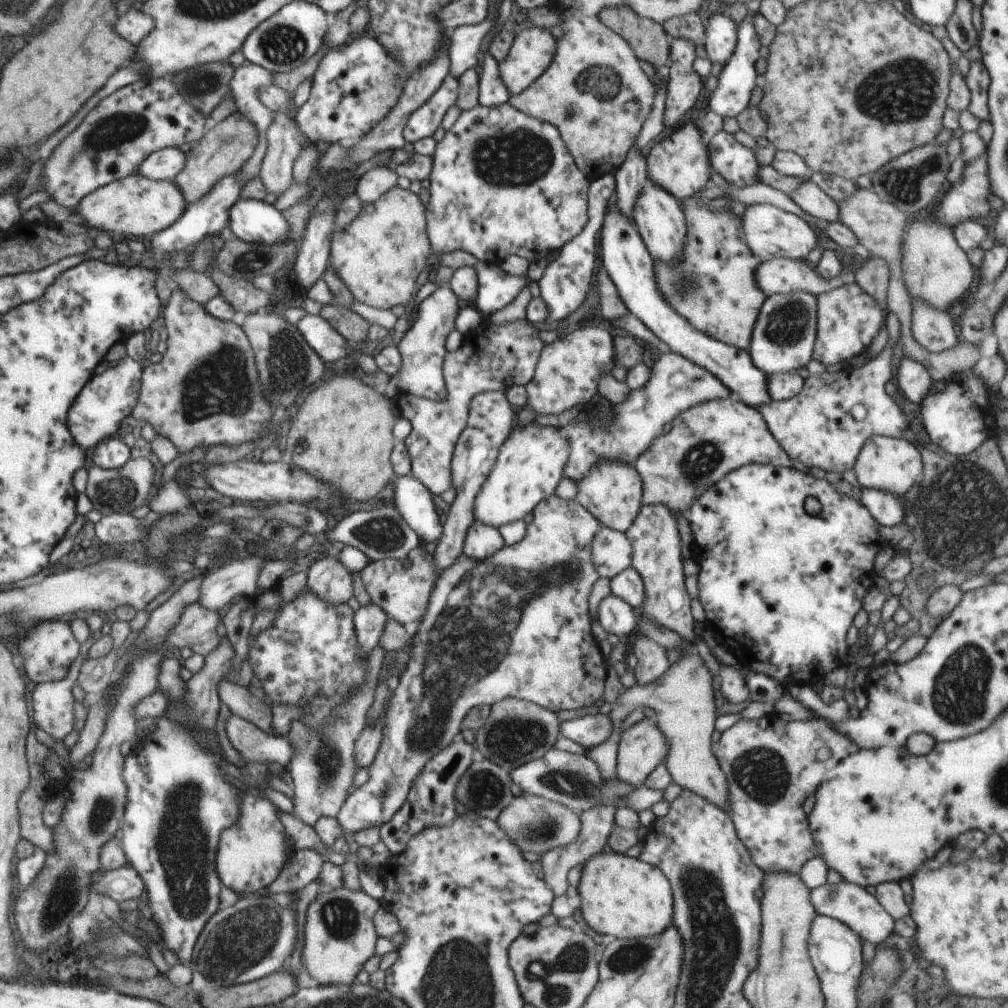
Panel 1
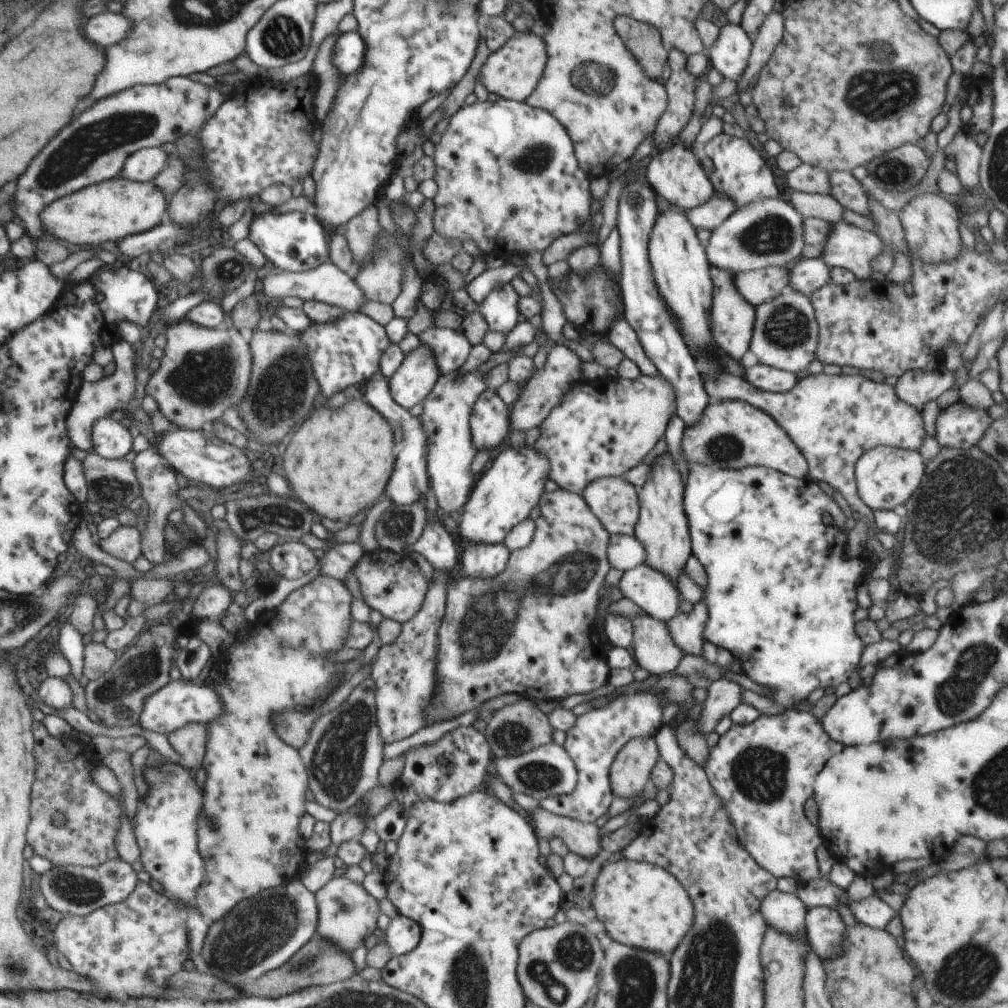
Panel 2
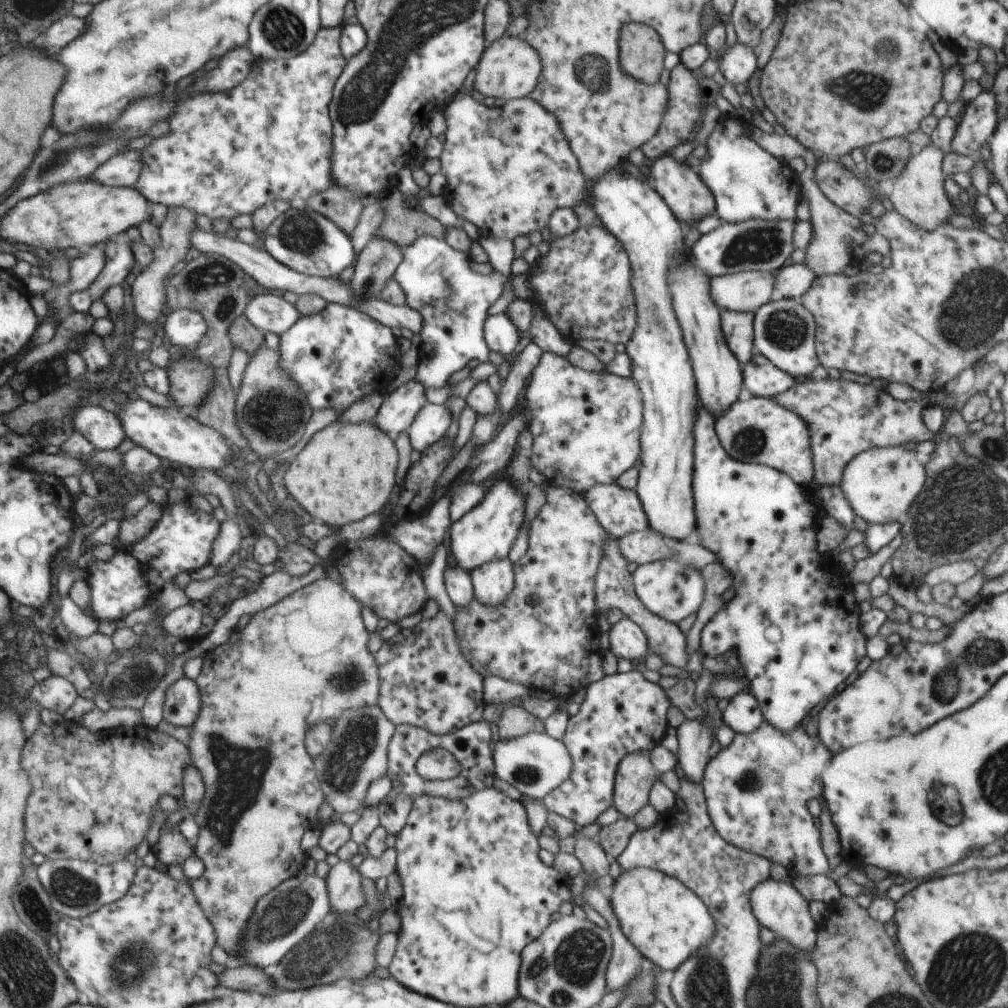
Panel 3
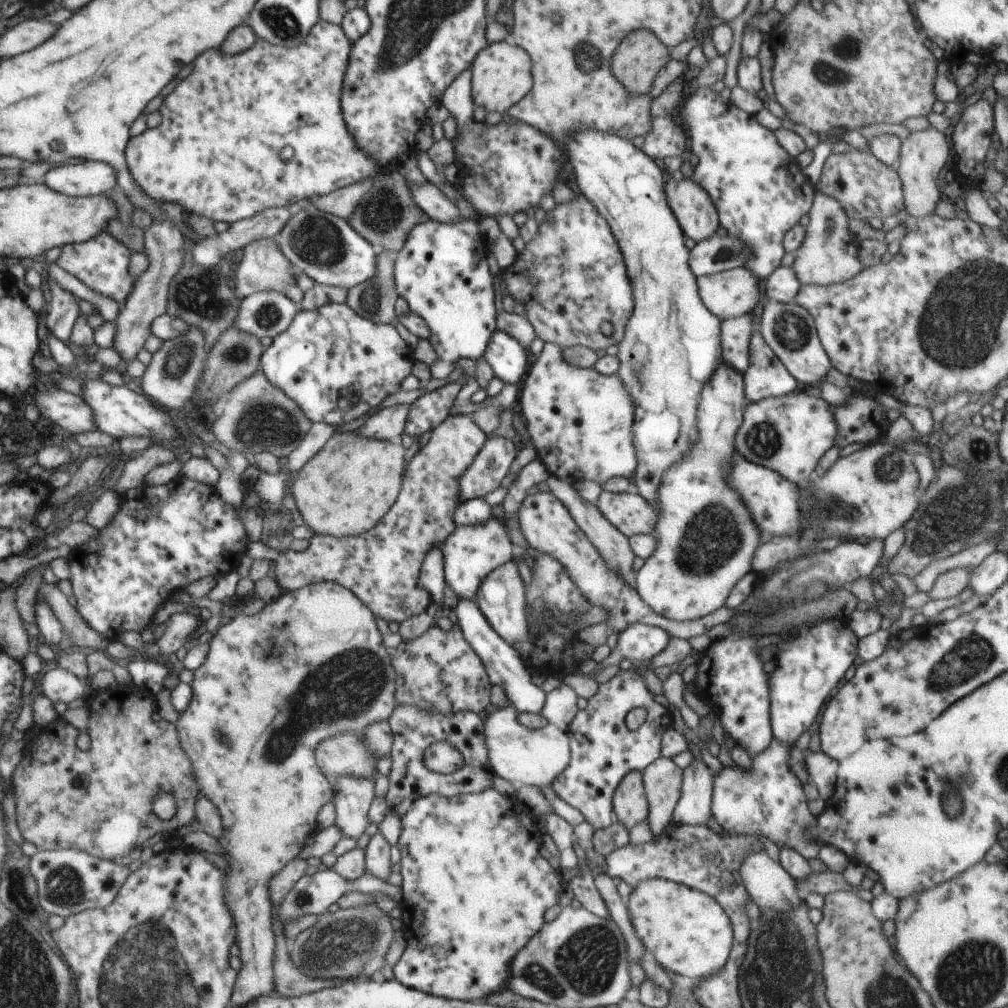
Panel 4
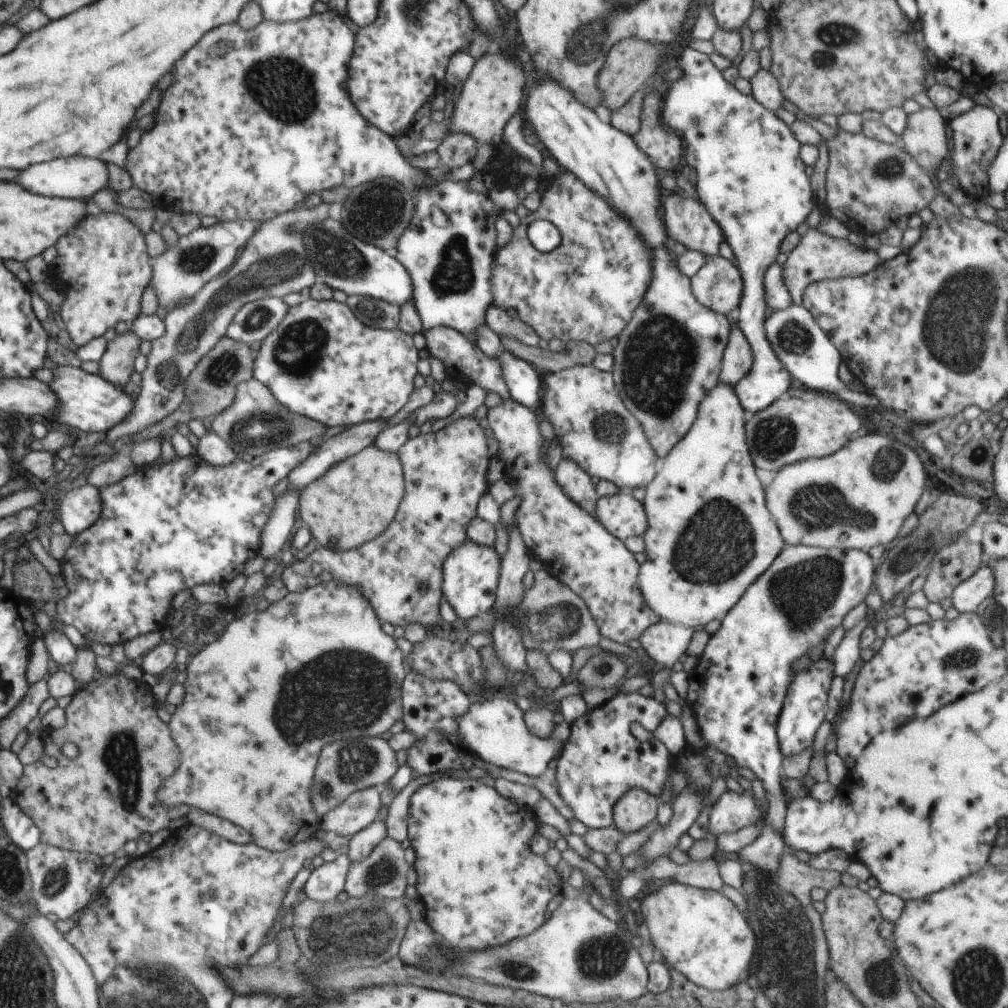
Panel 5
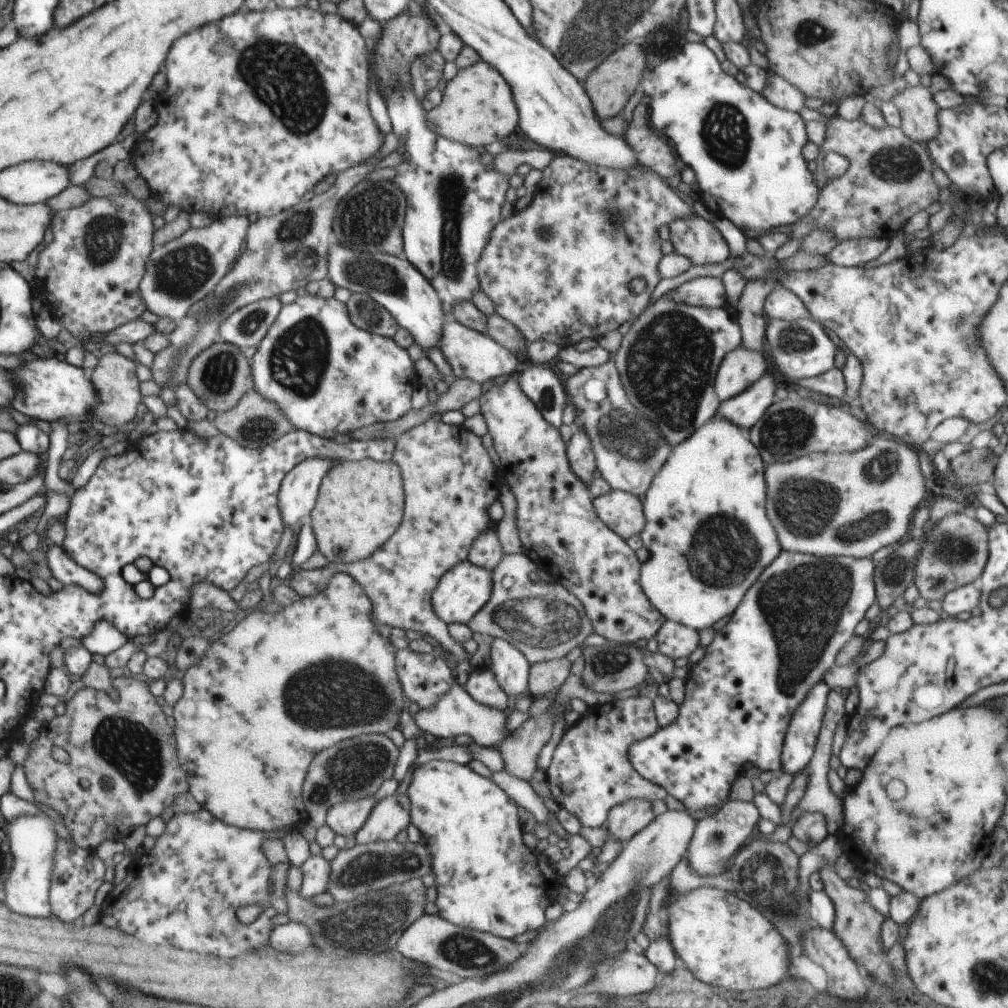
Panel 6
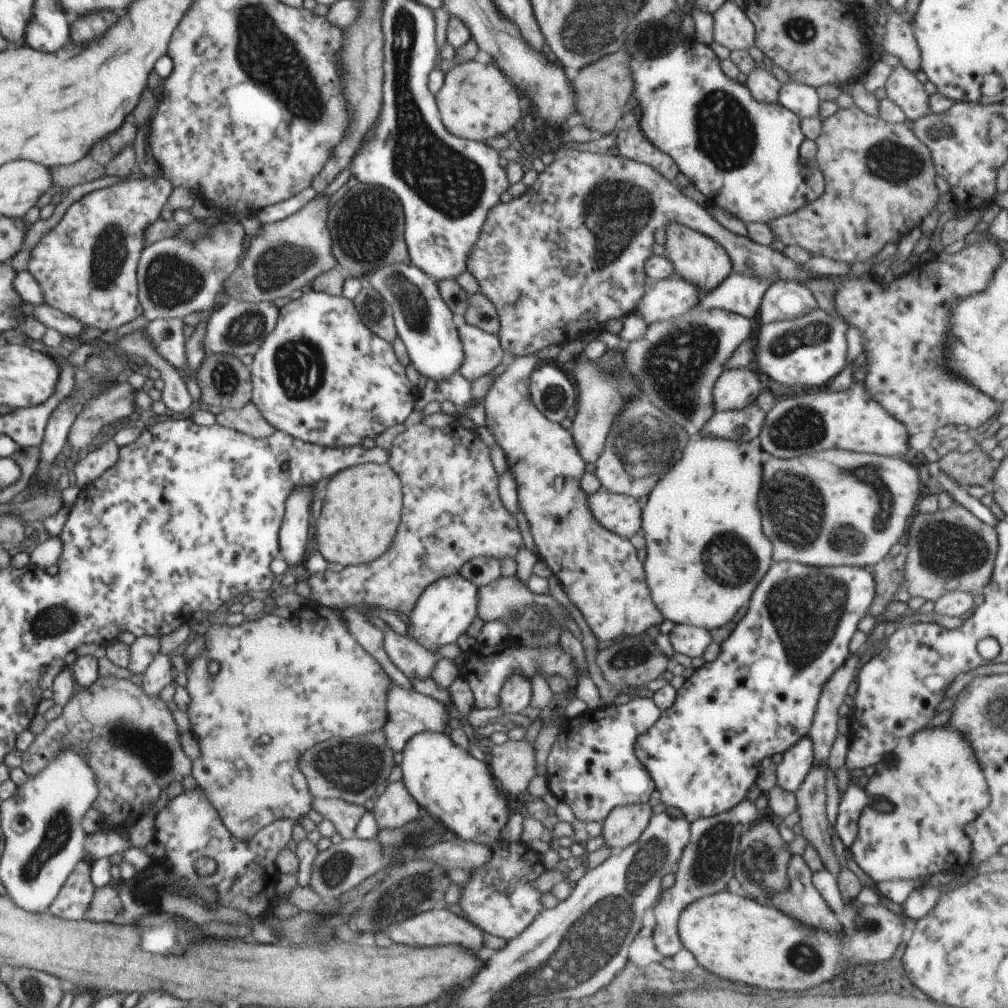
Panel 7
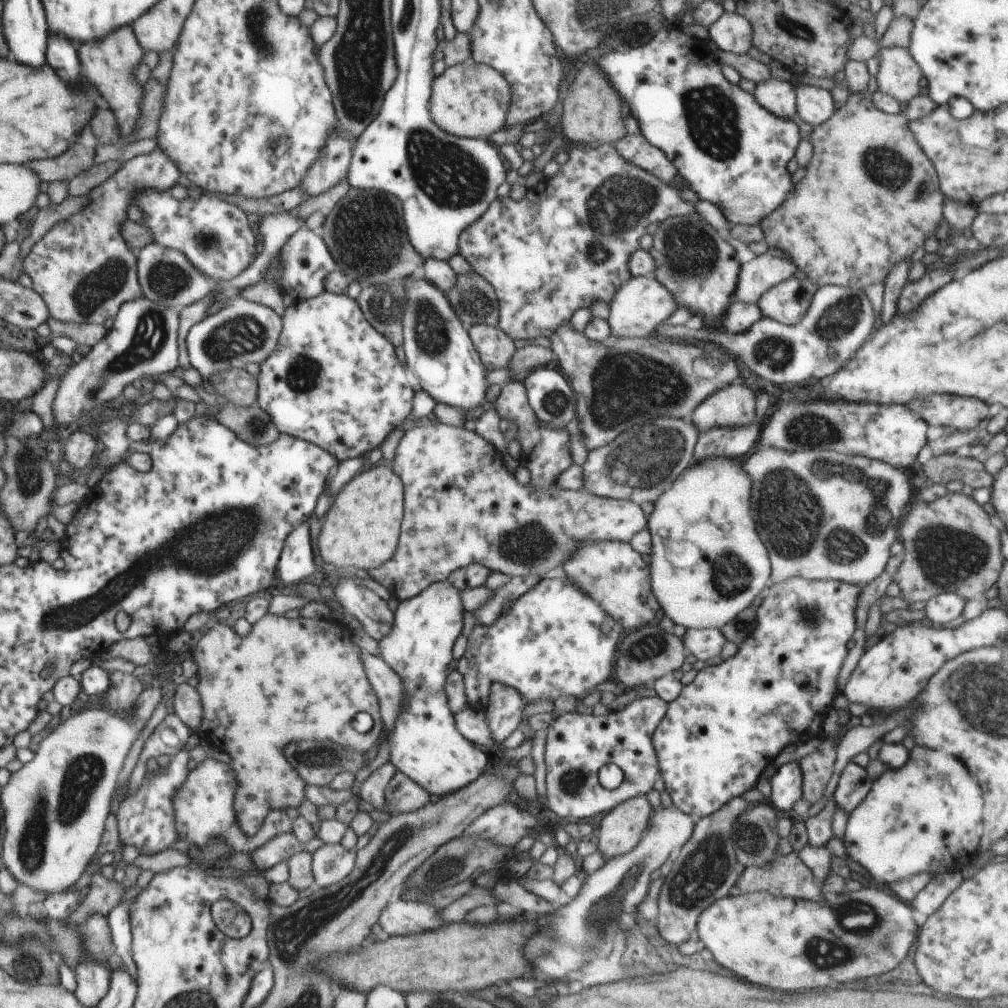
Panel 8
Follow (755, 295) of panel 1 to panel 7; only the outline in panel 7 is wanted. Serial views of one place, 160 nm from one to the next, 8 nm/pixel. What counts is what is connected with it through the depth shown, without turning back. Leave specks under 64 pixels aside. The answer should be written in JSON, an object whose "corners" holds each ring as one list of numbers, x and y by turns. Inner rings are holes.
{"corners":[[754,367,726,369,713,386,716,411,736,410,754,403,760,395,759,372]]}

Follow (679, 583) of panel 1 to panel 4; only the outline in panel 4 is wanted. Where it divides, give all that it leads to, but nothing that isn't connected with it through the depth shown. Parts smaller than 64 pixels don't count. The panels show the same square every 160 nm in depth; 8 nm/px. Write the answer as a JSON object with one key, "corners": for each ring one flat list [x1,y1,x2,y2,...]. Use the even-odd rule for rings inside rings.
{"corners":[[585,130,571,131,567,137,567,142,562,143,570,164,566,178,577,189,580,194,584,195,594,206,595,209,606,218,606,222,610,224,614,236,618,238,618,244,622,248,622,256,626,262,626,270,630,274,630,282,632,282,632,290,634,290,634,306,632,316,625,326,625,337,618,344,617,357,619,360,619,369,617,375,623,380,623,385,630,393,635,406,635,415,633,422,633,445,636,449,637,467,633,474,635,486,633,491,637,492,646,502,649,502,654,510,658,510,657,503,659,502,659,488,662,482,663,474,671,465,677,463,679,459,691,450,691,447,699,439,697,406,699,405,702,386,708,382,708,379,713,375,717,366,722,362,722,345,721,345,721,320,714,316,704,306,699,295,697,277,689,267,689,249,684,245,684,231,680,228,678,220,674,218,672,210,668,208,666,202,664,174,660,168,654,163,644,151,636,148,632,141,620,138,618,135,610,134,609,132,602,133,601,131]]}

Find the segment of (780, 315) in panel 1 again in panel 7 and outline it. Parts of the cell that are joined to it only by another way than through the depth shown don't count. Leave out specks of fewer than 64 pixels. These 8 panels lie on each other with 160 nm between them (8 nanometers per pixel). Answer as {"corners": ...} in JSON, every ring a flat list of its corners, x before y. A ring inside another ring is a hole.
{"corners":[[819,307,803,317,789,321,762,323,757,332,758,341,754,342,756,360,754,368,780,384,798,386,802,390,825,388,846,366,847,356,850,352,846,336,848,328,850,328,849,324,835,310,830,315]]}

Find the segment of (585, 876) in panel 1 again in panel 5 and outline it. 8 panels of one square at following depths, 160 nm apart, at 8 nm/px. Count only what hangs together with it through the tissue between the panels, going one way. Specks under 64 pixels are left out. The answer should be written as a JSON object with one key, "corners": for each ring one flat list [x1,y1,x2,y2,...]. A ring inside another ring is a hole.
{"corners":[[670,882,655,888,646,896,641,896,640,912,650,932,651,944,660,950,664,960,672,968,683,974,690,982,710,990,726,990,748,976,756,944,754,932,741,916,738,907,724,897,722,892]]}

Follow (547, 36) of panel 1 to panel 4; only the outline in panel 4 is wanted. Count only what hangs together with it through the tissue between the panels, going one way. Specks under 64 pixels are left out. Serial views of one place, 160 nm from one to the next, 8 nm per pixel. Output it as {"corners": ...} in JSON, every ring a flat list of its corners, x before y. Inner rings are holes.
{"corners":[[509,40,489,43,486,48,478,53,470,69,472,98,475,104,483,106,486,112,499,112,501,115,504,115,509,108,520,102,530,92,533,85,533,64,530,55,526,50,514,45]]}

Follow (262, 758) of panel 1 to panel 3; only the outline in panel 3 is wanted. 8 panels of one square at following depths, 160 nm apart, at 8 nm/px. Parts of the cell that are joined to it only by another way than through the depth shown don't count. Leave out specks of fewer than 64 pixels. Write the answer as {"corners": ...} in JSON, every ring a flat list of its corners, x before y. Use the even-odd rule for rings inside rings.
{"corners":[[180,677,165,690,163,719,166,722,189,729,198,718,200,709,201,694,196,681]]}

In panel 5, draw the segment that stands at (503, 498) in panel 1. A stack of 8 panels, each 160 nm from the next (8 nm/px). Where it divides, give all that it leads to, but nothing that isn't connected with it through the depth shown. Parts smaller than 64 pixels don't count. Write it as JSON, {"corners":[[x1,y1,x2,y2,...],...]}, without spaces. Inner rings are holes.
{"corners":[[468,538,446,557,442,569,441,589,443,596,454,608,460,621,484,616,493,608,496,585,500,576,501,558,494,547,479,545]]}

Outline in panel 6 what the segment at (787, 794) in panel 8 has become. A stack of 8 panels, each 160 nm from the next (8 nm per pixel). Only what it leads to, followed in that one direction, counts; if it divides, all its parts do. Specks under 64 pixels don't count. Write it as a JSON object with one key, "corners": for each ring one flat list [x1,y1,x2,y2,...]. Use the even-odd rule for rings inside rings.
{"corners":[[818,681,792,713,781,752,781,771,800,773,814,758,830,687]]}

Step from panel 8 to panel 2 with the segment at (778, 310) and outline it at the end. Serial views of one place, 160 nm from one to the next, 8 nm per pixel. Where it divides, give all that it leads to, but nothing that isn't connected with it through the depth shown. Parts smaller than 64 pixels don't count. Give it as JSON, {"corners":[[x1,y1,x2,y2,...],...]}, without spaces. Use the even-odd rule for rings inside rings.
{"corners":[[822,257,800,258,790,265,790,272,789,286,807,297,831,280,830,268]]}

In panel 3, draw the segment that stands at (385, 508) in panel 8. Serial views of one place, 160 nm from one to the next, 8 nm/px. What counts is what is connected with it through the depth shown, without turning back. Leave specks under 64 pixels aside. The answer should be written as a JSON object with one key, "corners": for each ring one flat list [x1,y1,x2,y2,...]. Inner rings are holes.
{"corners":[[333,421,313,434,301,452,287,465,287,492,314,519,340,528,378,513,396,484,398,451,394,438,373,421]]}

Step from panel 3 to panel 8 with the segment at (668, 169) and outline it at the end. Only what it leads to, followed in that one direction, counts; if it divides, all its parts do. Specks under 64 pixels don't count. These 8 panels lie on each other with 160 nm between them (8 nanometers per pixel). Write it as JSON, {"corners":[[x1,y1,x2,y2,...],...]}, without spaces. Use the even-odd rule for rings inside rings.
{"corners":[[701,217,666,218,658,224,653,238,648,252,654,258,654,278,672,294,678,306,686,306,694,316,701,317,703,327,720,330,738,284,741,264,737,245]]}

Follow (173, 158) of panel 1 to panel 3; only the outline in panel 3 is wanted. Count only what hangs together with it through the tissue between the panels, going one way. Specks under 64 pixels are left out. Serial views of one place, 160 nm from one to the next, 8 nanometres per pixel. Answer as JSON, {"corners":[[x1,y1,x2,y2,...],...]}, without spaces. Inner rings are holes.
{"corners":[[139,150,122,151,108,159,90,178,113,187,134,187,143,168,143,154]]}

